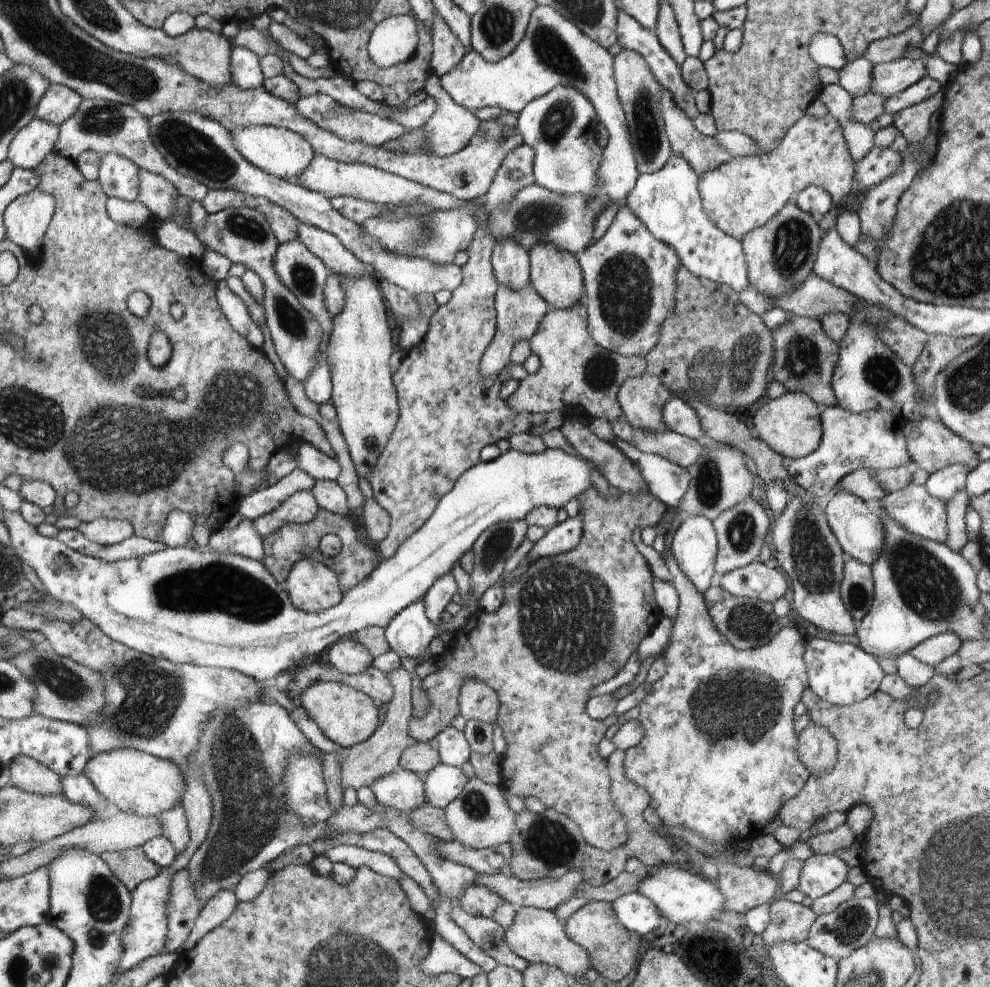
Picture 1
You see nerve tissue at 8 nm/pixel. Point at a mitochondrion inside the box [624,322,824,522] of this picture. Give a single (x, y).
(709, 372)

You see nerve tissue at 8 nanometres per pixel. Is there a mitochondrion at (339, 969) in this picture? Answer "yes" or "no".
yes

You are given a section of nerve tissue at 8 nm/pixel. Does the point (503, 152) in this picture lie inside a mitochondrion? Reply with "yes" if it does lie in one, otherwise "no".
no

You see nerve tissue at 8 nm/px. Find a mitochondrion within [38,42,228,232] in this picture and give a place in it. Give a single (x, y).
(103, 120)

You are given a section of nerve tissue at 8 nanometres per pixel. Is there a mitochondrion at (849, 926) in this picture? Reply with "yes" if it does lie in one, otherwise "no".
yes

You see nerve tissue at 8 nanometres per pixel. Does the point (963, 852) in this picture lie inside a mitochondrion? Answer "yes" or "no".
yes

